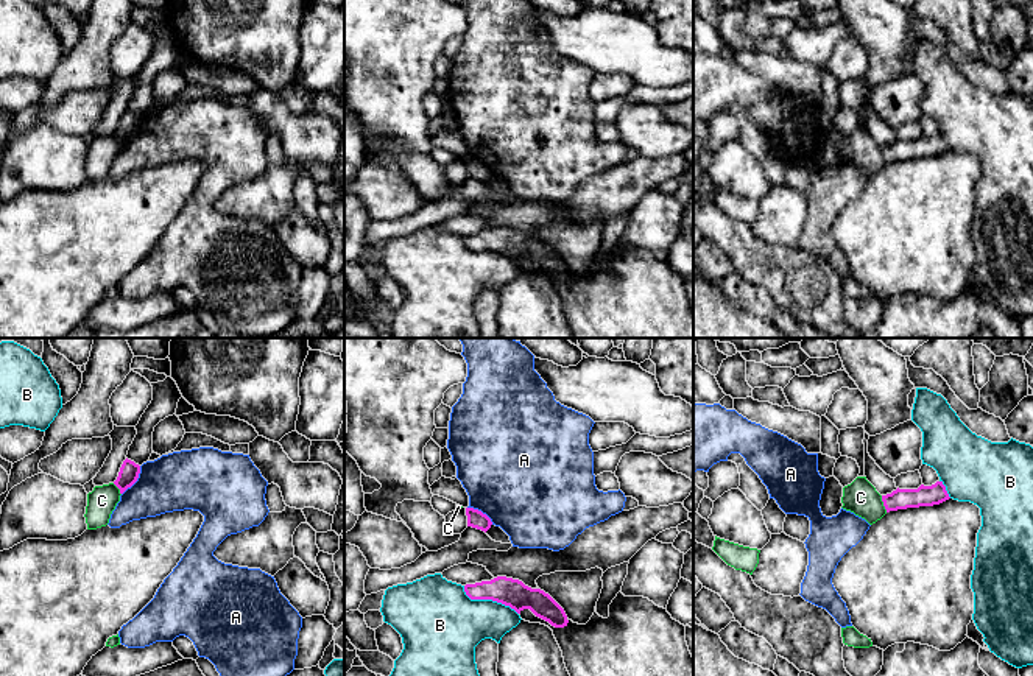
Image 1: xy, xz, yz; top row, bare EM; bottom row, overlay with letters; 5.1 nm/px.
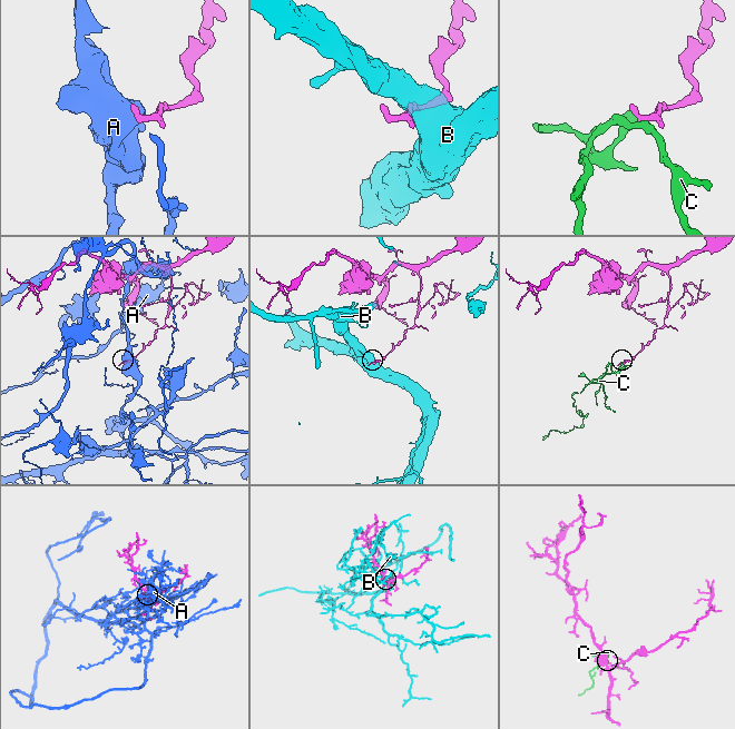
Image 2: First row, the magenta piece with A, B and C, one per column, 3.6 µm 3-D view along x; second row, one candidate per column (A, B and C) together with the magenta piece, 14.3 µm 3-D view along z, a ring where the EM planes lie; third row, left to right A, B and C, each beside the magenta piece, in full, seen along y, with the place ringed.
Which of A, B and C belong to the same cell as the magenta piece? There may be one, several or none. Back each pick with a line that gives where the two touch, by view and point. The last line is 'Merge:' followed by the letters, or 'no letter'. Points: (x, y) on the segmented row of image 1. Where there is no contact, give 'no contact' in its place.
Merge: no letter

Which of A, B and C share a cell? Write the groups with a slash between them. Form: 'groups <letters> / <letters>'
groups A / B / C

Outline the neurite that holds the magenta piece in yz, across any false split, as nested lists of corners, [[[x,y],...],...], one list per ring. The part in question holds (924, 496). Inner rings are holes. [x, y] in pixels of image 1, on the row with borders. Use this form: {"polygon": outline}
{"polygon": [[[936,481],[932,486],[921,484],[918,489],[897,488],[891,494],[882,495],[887,512],[907,508],[933,506],[949,498],[950,497],[943,481]]]}

